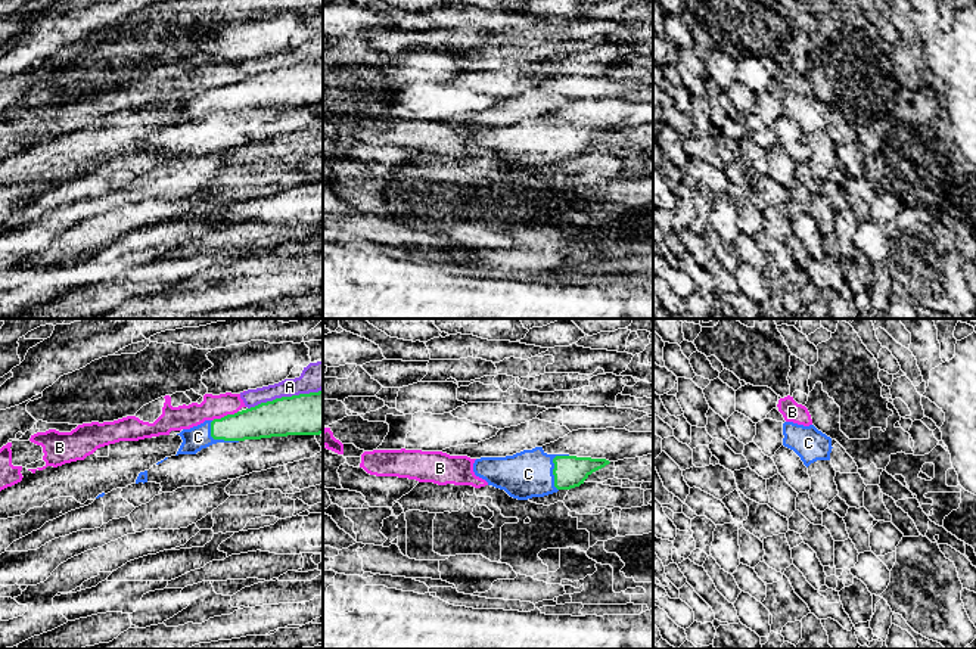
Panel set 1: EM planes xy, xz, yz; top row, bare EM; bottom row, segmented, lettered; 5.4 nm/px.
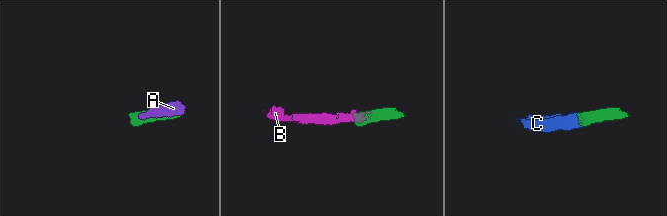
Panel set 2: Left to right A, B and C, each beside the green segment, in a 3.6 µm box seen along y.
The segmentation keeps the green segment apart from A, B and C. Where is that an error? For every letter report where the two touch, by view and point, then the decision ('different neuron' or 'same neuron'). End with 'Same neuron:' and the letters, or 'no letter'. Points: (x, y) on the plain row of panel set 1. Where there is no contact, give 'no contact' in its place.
A: contact xy (285, 67); different neuron
B: contact xy (224, 86); different neuron
C: contact xz (555, 137); same neuron
Same neuron: C

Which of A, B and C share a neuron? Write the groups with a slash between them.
A B / C

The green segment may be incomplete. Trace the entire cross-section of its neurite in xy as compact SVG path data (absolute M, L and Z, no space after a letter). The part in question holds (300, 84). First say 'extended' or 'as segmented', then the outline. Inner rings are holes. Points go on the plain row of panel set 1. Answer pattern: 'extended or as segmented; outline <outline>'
extended; outline M323 59L282 66L255 77L205 90L180 103L178 124L196 124L217 112L323 103Z

